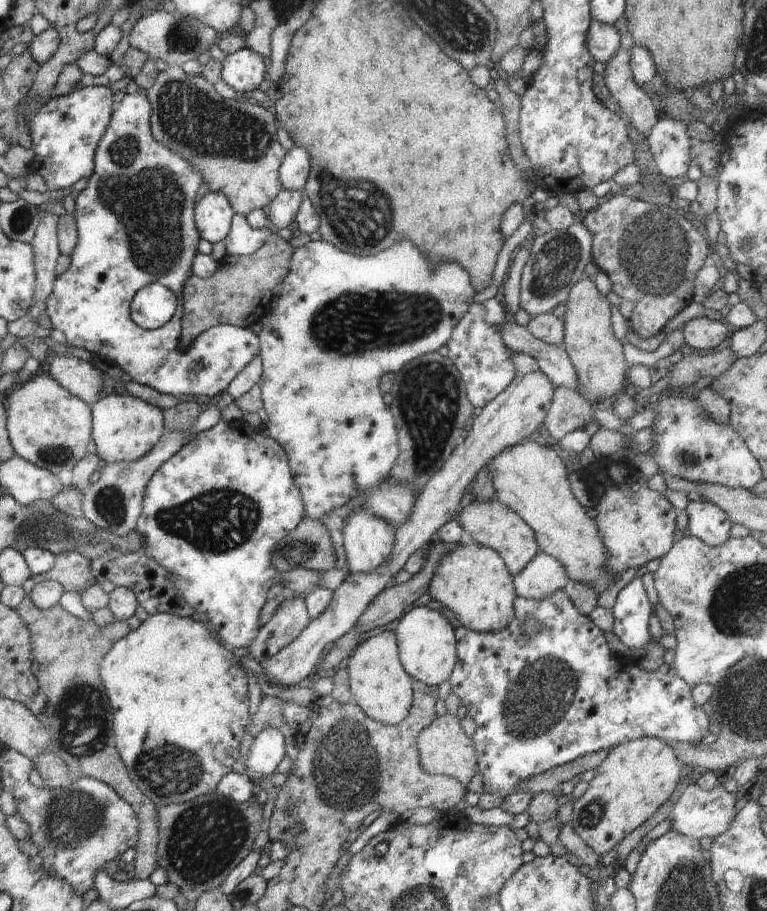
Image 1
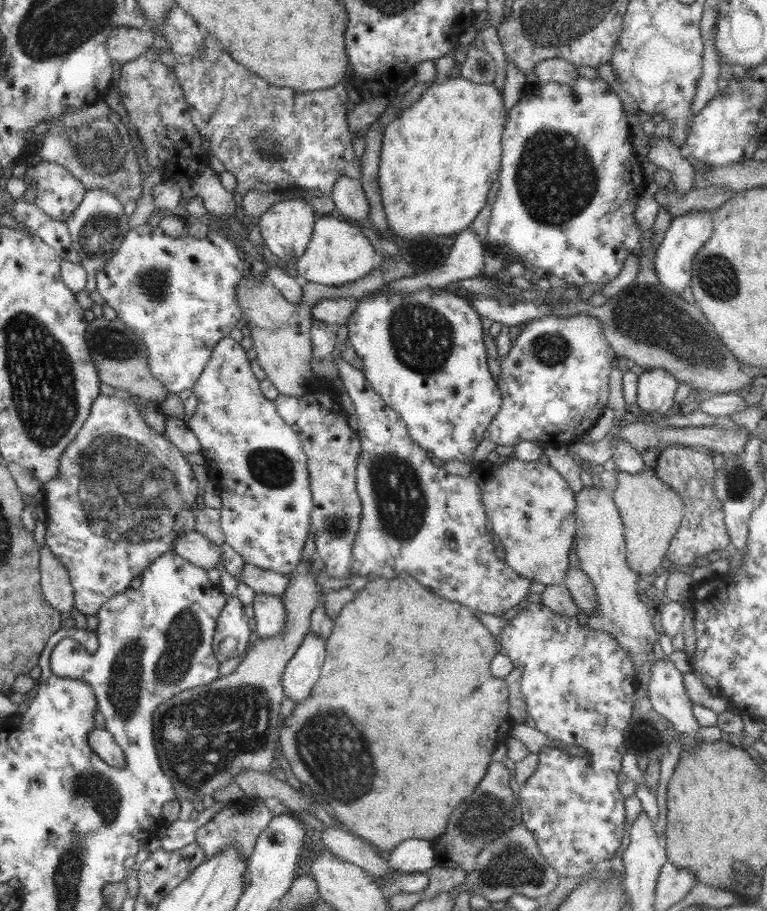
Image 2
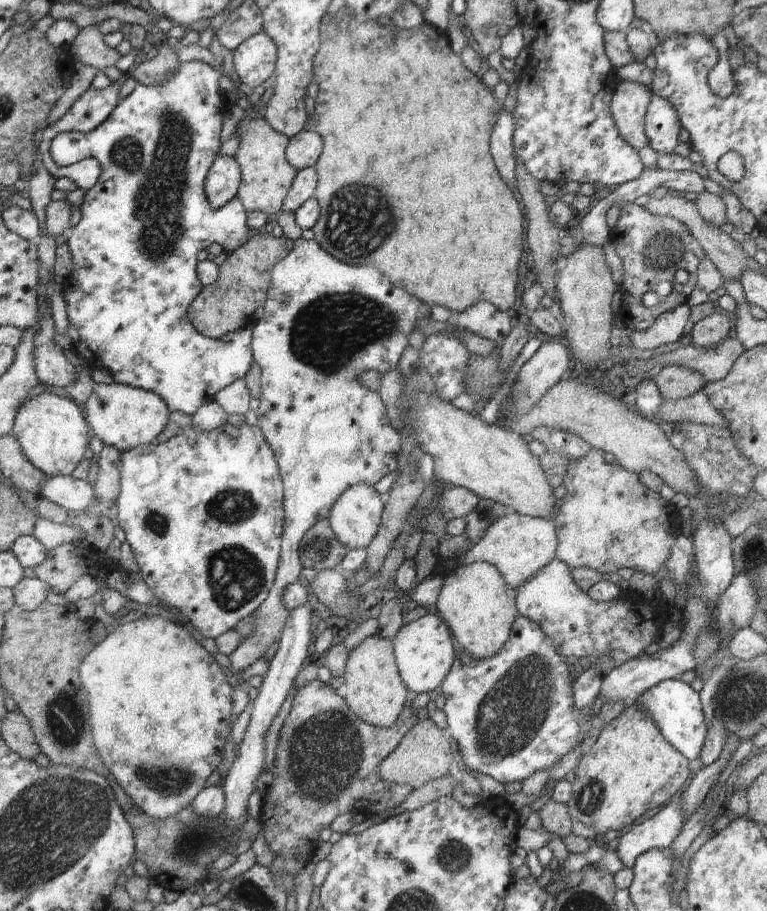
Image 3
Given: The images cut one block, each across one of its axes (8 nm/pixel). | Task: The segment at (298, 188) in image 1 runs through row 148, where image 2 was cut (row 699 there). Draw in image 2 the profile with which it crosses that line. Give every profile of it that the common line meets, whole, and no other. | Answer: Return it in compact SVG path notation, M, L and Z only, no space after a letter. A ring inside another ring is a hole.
M309 632L283 672L283 692L293 701L304 700L319 679L326 658L326 639Z

